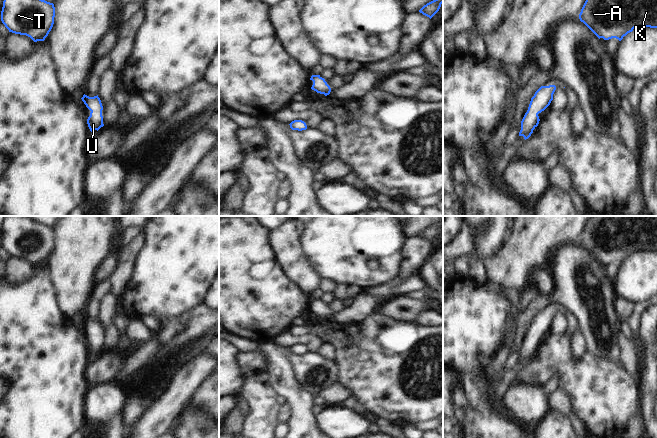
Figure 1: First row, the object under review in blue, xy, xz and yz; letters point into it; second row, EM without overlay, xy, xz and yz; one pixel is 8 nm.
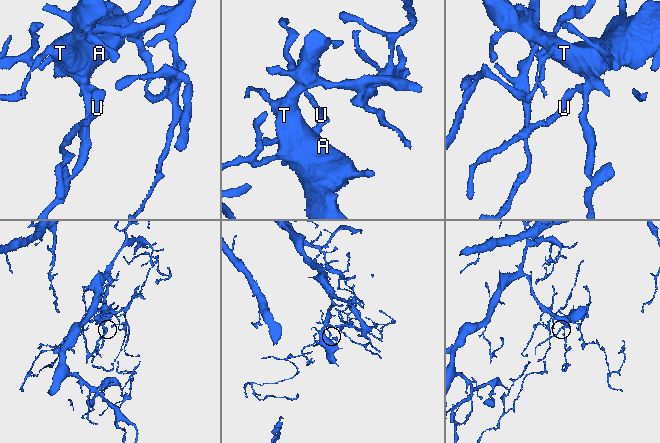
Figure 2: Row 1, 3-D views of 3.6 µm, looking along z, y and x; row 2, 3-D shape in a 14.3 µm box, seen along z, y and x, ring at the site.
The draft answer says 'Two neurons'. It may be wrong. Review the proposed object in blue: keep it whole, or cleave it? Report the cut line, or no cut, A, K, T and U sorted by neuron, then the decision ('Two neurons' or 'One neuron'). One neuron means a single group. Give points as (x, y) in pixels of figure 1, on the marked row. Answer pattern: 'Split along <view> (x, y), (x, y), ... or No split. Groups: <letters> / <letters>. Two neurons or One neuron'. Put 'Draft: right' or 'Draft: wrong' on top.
Draft: wrong
No split. Groups: A K T U. One neuron

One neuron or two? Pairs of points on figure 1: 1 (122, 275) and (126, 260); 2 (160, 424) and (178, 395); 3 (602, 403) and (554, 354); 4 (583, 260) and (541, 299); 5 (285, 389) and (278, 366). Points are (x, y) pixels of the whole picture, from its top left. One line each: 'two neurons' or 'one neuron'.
1: one neuron
2: one neuron
3: one neuron
4: one neuron
5: one neuron

